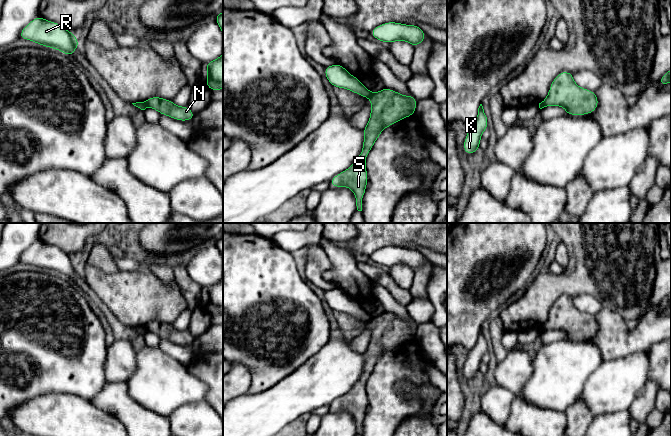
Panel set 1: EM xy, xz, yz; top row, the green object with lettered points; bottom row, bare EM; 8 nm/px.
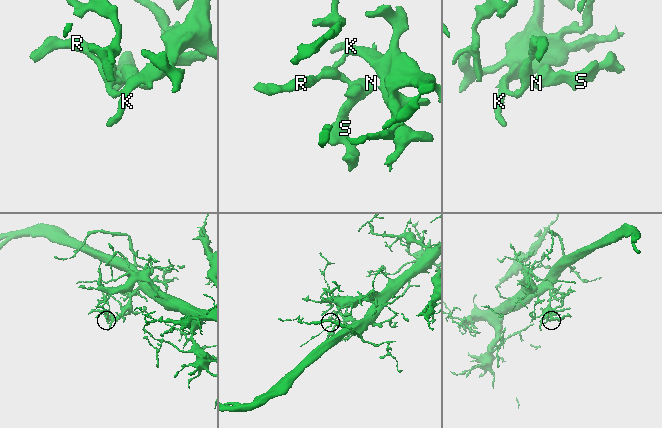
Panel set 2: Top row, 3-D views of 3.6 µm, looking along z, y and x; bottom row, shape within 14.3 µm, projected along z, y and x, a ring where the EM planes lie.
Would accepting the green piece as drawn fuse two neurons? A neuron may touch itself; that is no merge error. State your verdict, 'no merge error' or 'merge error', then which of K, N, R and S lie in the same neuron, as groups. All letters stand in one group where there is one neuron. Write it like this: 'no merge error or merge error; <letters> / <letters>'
merge error; K R / N S

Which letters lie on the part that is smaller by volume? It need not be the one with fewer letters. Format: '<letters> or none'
N, S

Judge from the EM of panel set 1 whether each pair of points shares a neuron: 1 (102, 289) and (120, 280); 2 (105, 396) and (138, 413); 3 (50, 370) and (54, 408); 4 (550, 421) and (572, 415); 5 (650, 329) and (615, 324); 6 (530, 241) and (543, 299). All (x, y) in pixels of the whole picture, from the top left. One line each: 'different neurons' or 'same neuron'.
1: same neuron
2: same neuron
3: different neurons
4: different neurons
5: same neuron
6: different neurons

